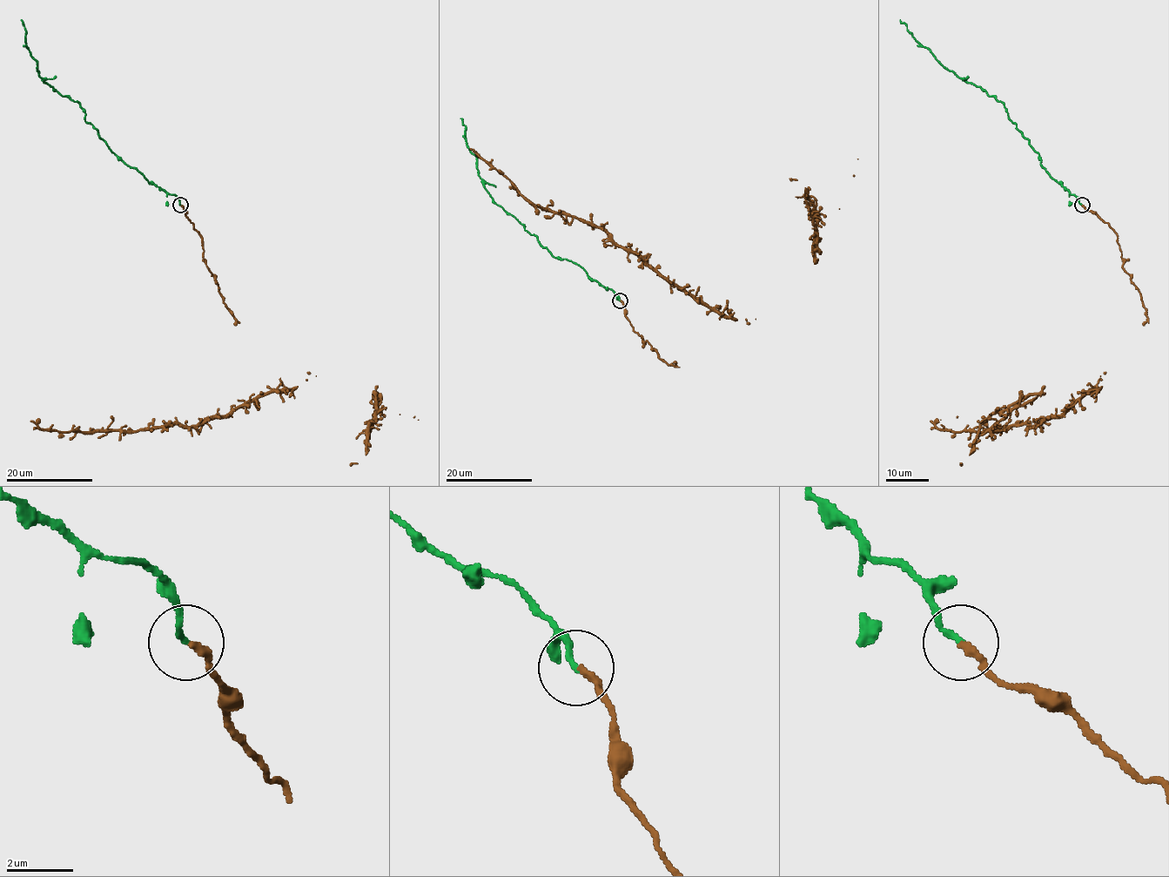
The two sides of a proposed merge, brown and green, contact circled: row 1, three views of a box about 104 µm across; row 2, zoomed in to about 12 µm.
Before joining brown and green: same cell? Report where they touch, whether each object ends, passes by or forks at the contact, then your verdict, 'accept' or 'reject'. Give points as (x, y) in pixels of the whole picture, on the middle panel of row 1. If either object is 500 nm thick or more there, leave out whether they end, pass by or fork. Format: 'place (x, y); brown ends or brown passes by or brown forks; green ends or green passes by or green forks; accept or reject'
place (620, 300); brown ends; green ends; accept

